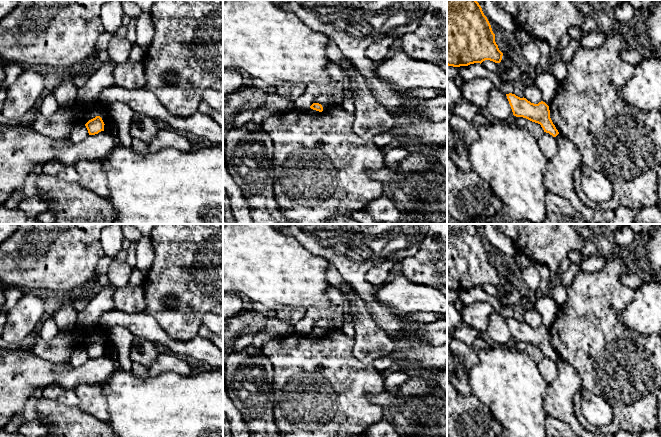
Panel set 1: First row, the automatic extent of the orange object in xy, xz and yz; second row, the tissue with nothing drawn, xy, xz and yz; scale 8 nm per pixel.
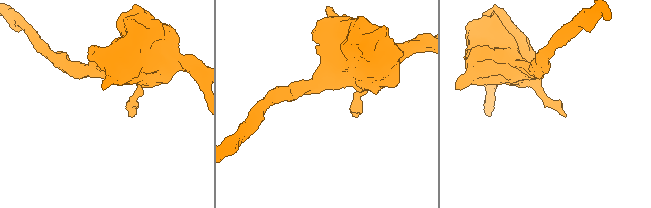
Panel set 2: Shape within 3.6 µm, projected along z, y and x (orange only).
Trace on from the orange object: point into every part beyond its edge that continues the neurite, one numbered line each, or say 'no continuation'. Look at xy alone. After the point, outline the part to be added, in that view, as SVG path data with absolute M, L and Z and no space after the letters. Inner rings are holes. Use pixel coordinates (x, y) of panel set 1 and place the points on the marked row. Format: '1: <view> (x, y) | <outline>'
no continuation

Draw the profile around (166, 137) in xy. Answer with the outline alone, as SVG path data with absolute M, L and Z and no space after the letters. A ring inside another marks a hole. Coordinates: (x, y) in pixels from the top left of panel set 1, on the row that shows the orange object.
M161 126L148 144L148 150L155 152L163 148L174 148L180 152L192 150L190 137L166 126Z

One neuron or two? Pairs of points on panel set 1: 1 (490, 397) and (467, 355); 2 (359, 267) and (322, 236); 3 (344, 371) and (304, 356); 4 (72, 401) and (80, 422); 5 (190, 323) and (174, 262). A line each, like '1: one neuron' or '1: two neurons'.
1: two neurons
2: one neuron
3: one neuron
4: two neurons
5: one neuron

